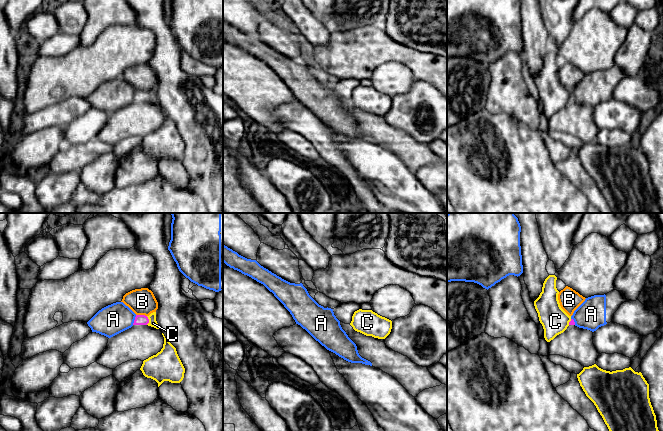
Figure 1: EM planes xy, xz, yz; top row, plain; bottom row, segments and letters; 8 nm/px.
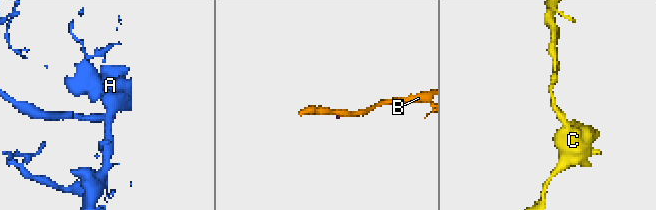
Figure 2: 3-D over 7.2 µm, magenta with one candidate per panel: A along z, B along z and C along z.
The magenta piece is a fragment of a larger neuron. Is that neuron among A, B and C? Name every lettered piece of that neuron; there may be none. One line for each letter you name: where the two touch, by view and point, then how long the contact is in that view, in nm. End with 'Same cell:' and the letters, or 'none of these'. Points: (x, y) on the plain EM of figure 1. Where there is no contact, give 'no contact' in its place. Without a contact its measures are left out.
Same cell: none of these

